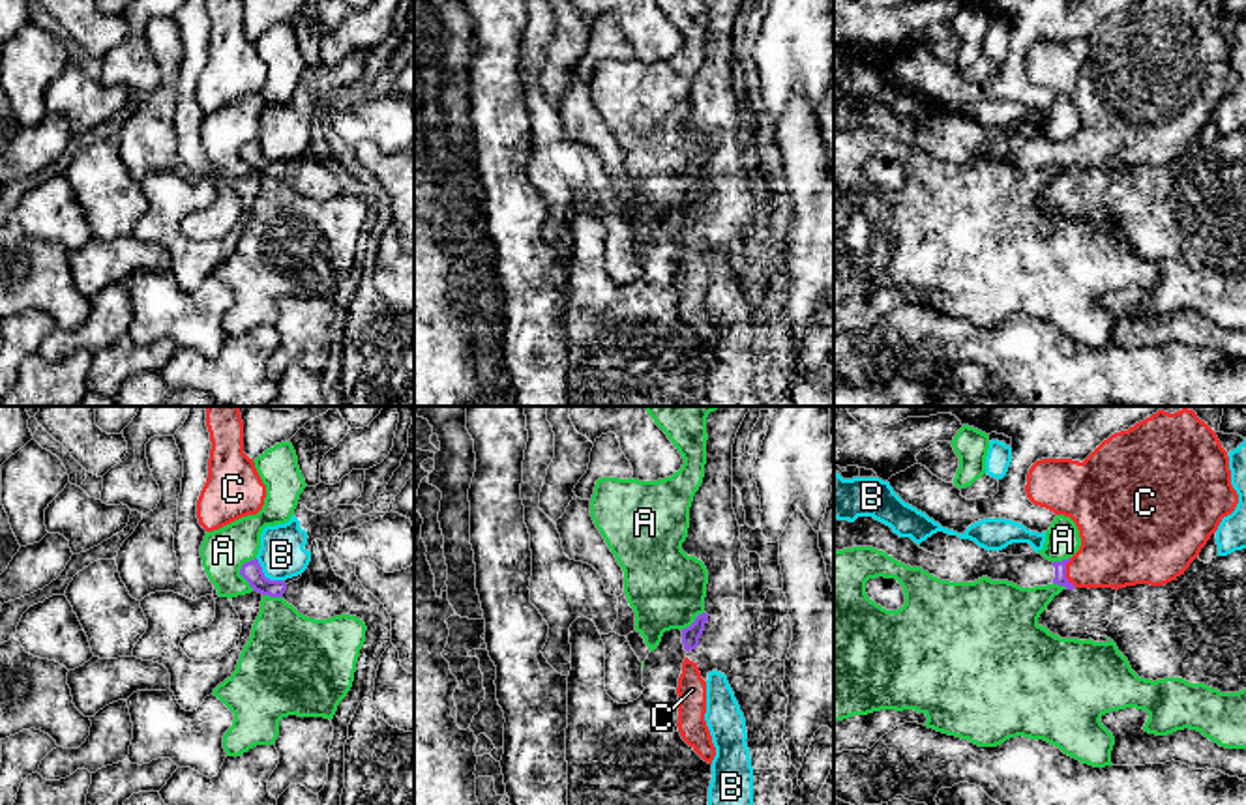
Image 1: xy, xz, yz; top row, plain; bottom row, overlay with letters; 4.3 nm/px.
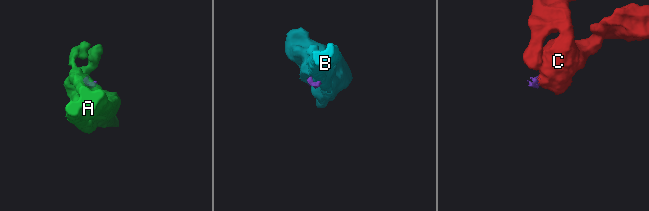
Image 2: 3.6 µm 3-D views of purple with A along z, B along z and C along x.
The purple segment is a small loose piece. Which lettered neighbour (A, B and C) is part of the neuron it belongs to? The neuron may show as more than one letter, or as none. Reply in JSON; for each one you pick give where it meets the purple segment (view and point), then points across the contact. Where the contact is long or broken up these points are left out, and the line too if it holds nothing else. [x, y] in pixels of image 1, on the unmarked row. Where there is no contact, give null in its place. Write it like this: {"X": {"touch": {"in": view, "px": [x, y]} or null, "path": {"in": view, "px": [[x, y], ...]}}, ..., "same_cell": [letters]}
{"C": {"touch": {"in": "yz", "px": [1065, 154]}, "path": {"in": "yz", "px": [[1059, 160], [1065, 154], [1095, 146], [1117, 130]]}}, "same_cell": ["C"]}

